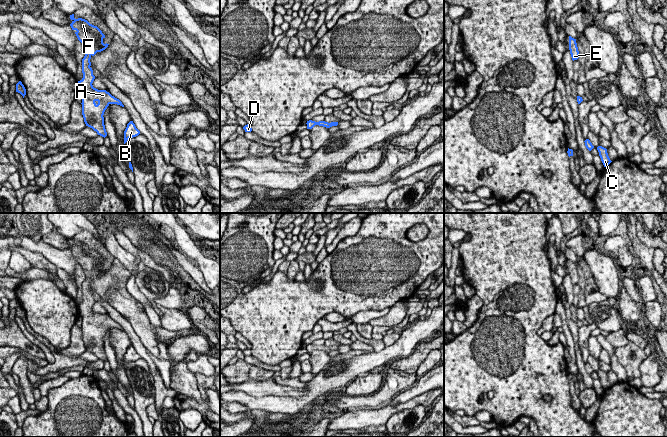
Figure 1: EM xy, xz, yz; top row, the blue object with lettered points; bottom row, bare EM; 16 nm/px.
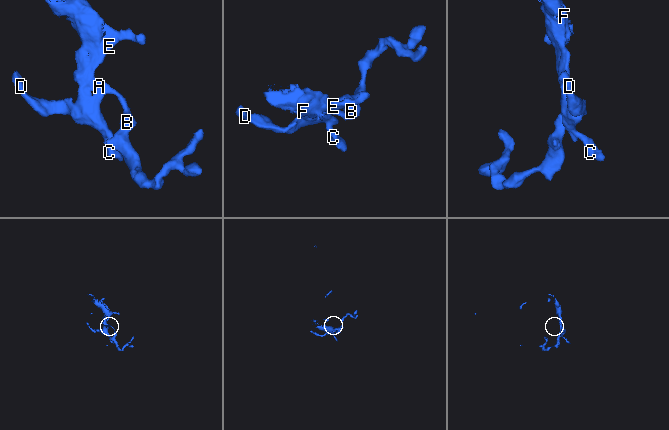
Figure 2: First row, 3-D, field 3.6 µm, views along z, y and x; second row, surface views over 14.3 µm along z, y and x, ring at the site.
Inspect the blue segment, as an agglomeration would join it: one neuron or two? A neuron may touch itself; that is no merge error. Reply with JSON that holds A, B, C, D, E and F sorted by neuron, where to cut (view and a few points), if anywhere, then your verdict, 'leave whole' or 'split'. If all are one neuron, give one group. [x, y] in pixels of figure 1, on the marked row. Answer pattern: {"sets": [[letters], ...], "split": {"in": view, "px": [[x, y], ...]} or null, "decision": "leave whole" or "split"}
{"sets": [["A", "B", "C", "D", "E", "F"]], "split": null, "decision": "leave whole"}

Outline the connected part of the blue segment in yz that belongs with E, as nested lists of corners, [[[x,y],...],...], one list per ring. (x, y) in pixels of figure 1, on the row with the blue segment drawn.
[[[569,36],[569,50],[572,60],[577,60],[579,58],[579,51],[576,43],[576,39]]]

